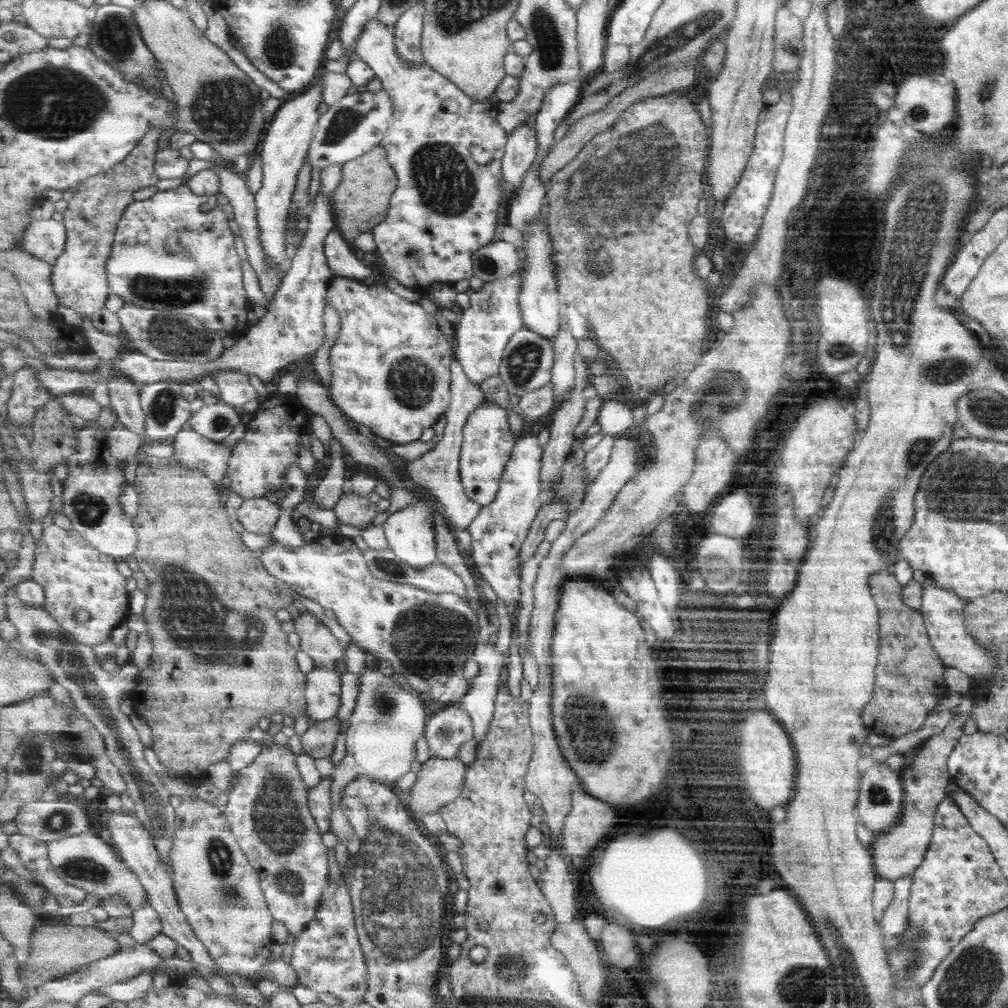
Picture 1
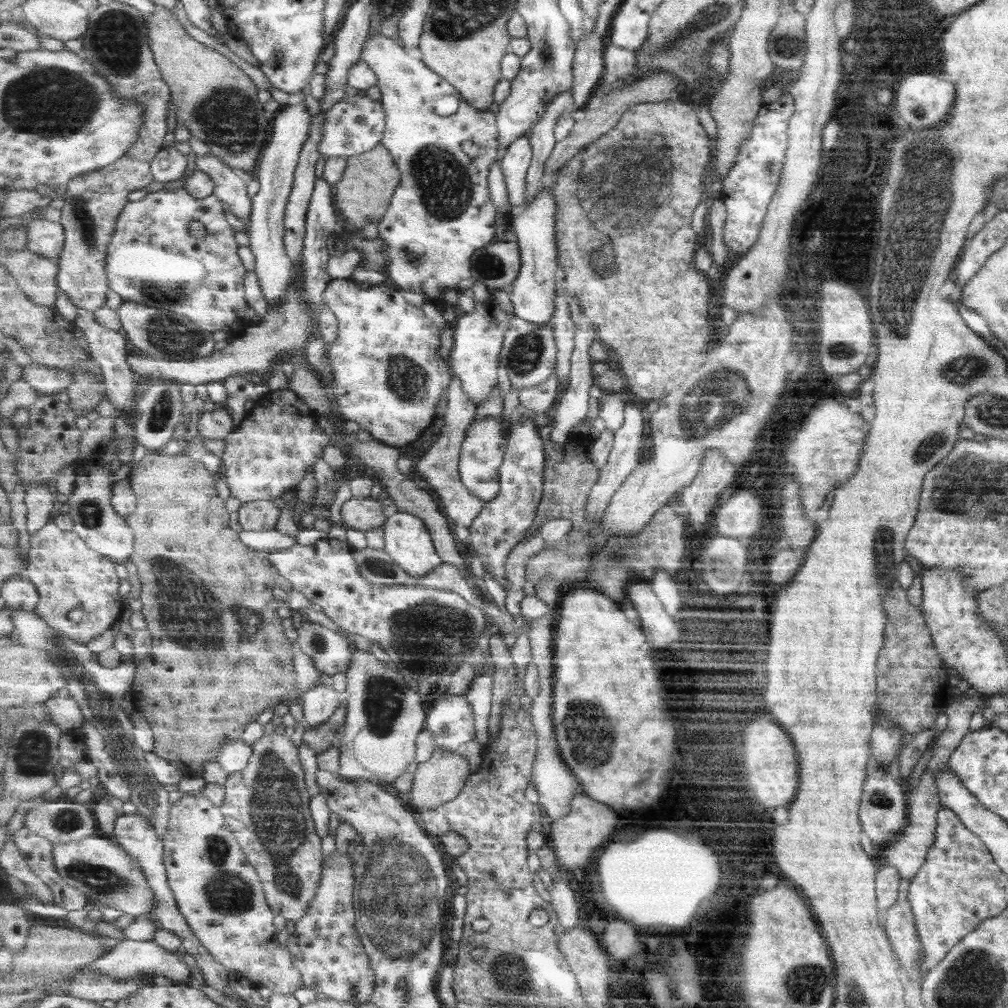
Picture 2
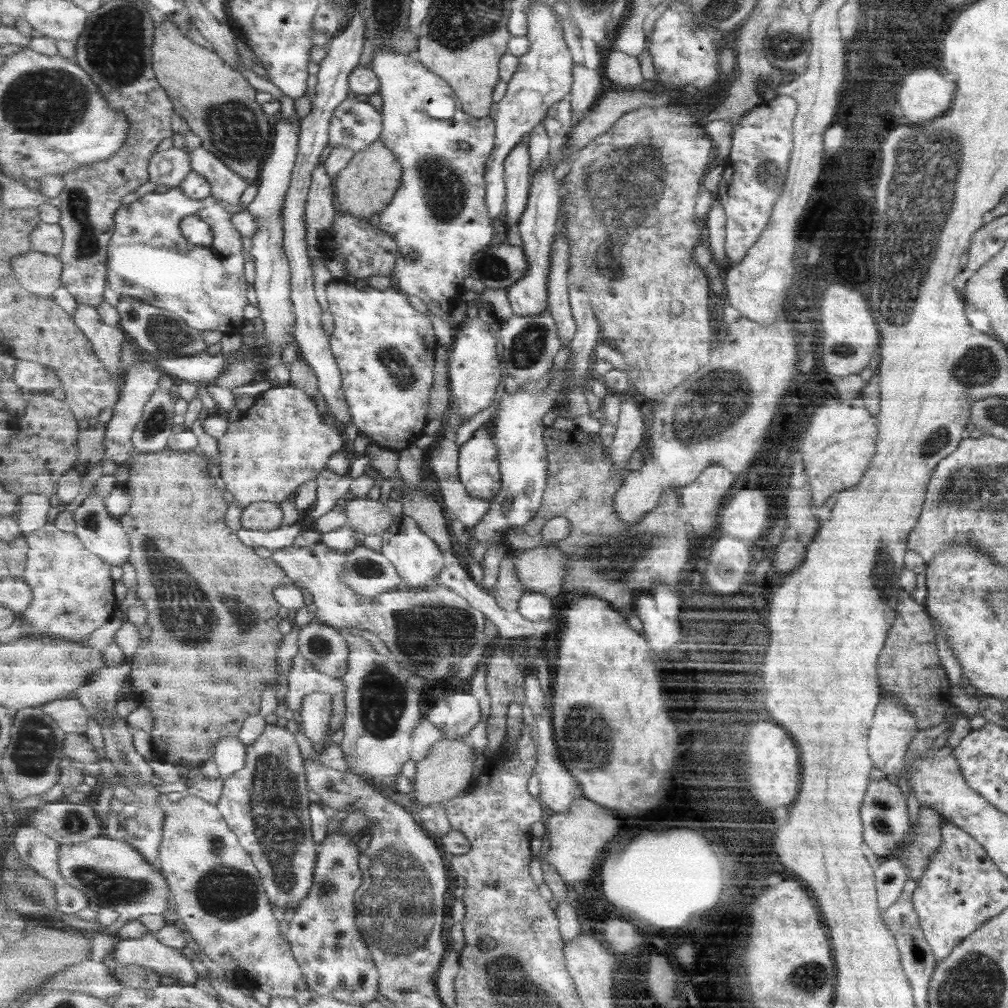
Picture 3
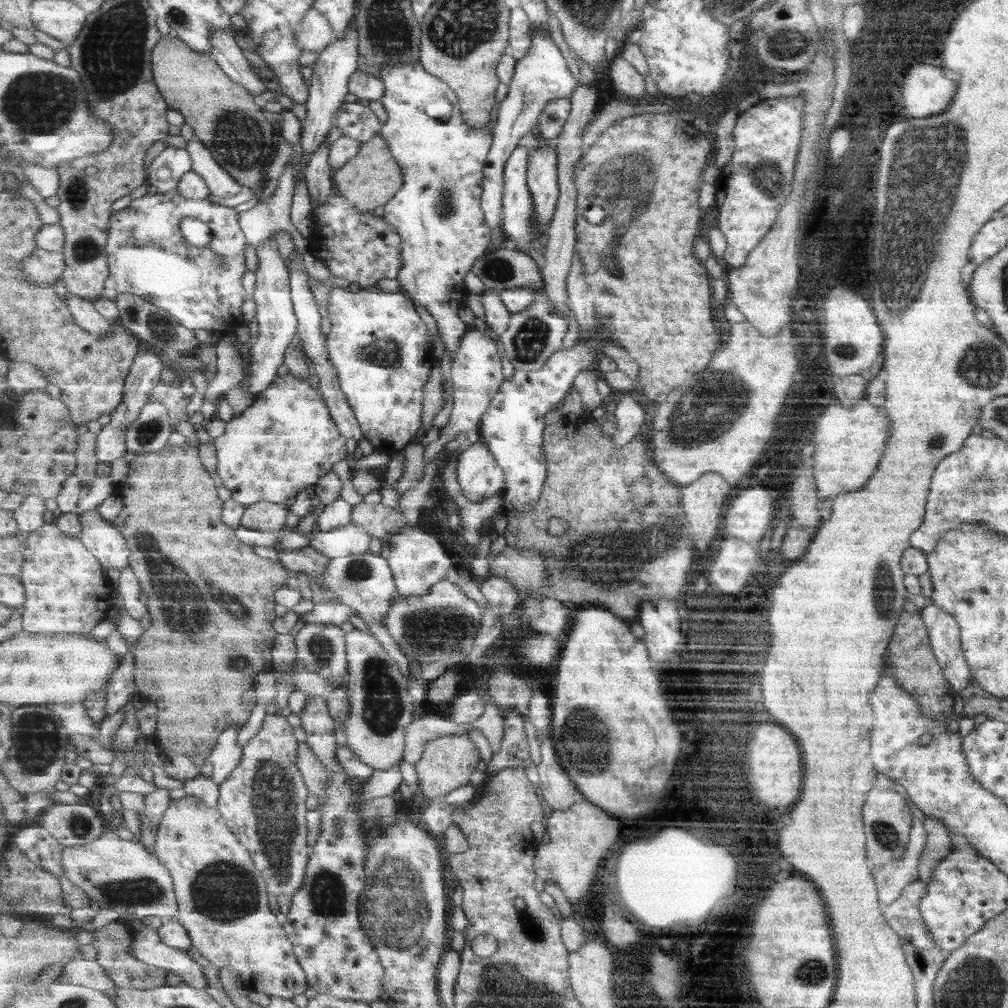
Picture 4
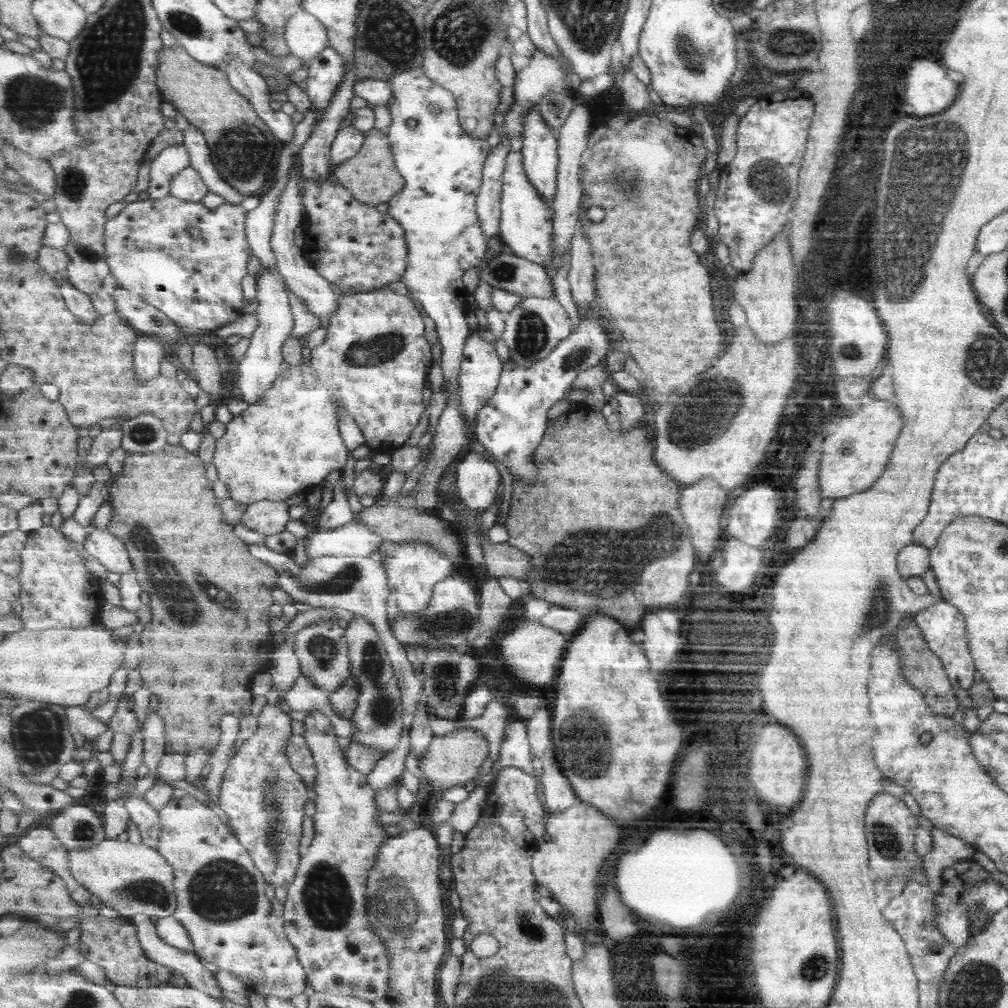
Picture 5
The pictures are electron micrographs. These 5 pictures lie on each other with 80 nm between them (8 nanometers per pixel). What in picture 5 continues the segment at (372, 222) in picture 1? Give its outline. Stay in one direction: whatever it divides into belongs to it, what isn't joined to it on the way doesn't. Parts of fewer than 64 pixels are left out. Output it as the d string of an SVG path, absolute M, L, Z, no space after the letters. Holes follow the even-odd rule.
M379 129L370 130L366 136L365 145L357 156L334 166L332 177L343 187L351 190L354 197L363 205L388 203L398 192L406 187L405 178L399 173L394 162L394 152L391 149L390 136Z

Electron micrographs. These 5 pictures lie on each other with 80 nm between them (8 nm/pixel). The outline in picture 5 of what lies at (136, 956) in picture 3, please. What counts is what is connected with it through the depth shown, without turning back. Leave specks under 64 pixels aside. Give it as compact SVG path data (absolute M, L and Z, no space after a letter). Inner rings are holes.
M147 914L133 917L134 925L138 929L138 939L145 948L146 957L155 960L180 973L189 987L193 987L215 998L221 998L223 992L215 973L207 970L195 952L182 951L167 944L159 935L153 918Z

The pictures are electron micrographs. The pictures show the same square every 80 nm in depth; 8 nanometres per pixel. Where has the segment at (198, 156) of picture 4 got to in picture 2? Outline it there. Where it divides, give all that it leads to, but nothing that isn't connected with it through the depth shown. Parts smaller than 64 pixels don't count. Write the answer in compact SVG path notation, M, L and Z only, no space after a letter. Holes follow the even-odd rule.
M211 153L196 158L196 169L211 176L211 180L215 182L214 195L229 205L232 214L250 225L253 208L252 198L247 194L247 177Z

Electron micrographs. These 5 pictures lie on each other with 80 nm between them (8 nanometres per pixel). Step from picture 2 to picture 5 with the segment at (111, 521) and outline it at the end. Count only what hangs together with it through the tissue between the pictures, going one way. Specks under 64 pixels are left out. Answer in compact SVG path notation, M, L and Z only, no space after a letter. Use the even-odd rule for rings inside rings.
M93 521L91 530L84 540L84 547L101 561L110 572L122 574L133 572L134 564L123 541L108 528L99 529Z

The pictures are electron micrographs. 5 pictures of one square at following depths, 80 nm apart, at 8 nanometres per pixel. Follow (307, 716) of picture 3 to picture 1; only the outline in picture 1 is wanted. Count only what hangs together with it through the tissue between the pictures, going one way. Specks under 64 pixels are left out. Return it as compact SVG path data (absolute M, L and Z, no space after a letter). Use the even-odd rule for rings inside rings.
M315 667L306 676L309 718L317 722L336 718L342 706L342 676L335 670Z

